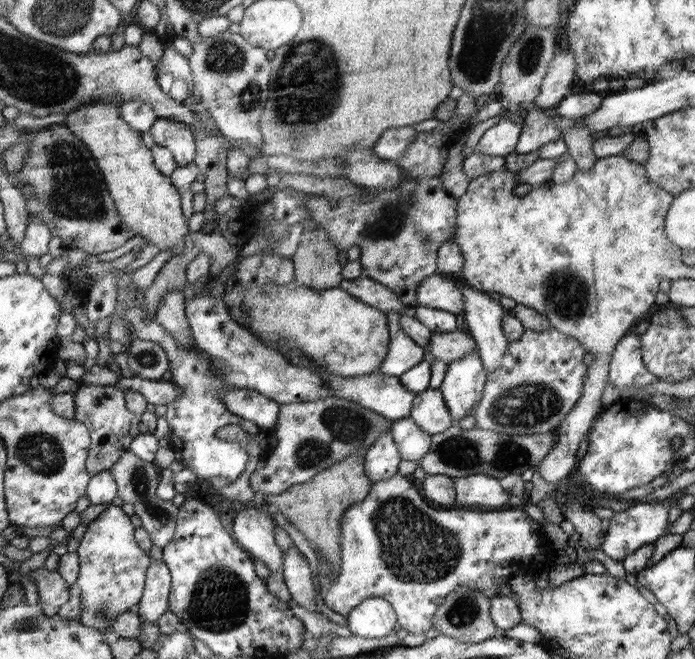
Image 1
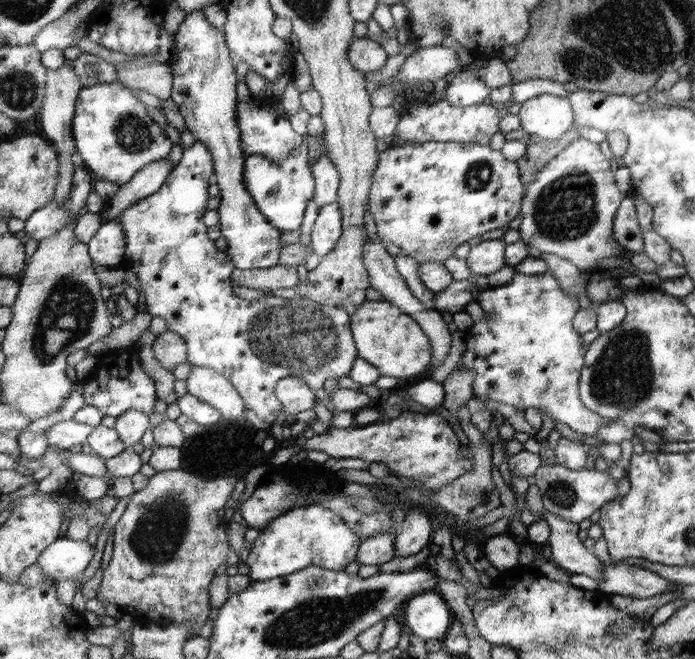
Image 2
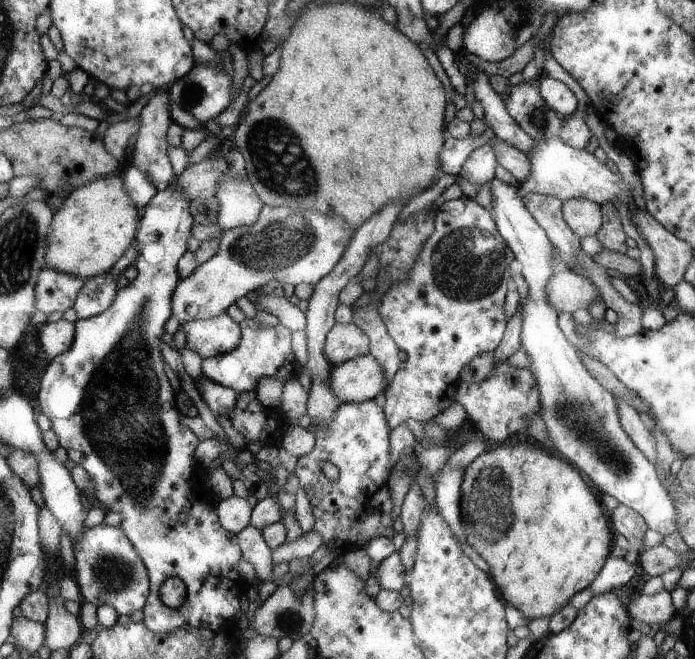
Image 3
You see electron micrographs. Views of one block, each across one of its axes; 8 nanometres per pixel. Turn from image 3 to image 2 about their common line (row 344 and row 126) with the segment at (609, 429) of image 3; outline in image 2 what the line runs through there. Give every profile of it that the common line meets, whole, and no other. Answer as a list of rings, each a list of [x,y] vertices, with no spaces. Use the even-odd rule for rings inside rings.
[[[541,94],[521,103],[517,117],[523,130],[539,140],[558,140],[576,123],[571,99],[553,94]]]

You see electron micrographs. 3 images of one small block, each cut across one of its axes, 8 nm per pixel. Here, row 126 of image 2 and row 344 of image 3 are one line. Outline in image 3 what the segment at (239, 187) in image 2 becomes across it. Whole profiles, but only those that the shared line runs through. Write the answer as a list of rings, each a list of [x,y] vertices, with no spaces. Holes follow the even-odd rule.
[[[226,312],[211,319],[194,319],[183,324],[187,338],[186,346],[195,350],[203,359],[230,353],[242,340],[242,327],[238,326]]]

